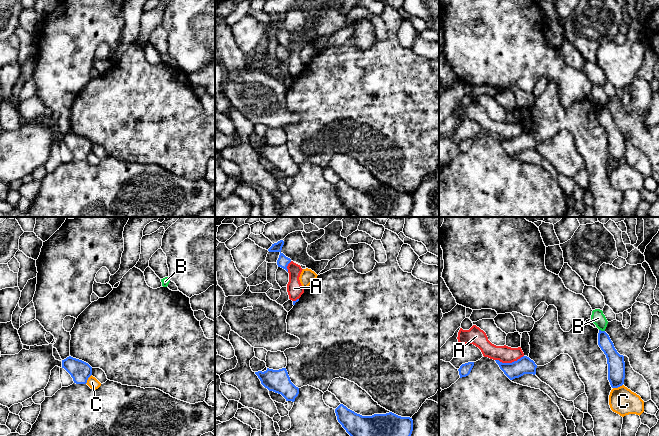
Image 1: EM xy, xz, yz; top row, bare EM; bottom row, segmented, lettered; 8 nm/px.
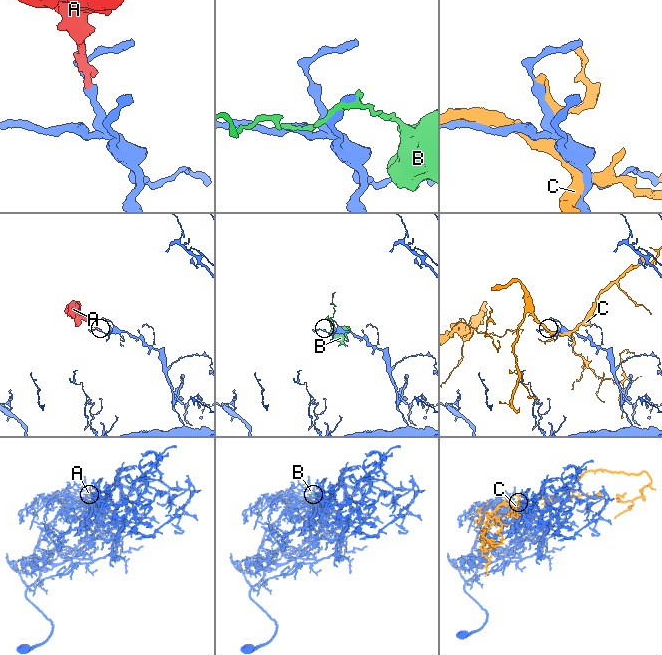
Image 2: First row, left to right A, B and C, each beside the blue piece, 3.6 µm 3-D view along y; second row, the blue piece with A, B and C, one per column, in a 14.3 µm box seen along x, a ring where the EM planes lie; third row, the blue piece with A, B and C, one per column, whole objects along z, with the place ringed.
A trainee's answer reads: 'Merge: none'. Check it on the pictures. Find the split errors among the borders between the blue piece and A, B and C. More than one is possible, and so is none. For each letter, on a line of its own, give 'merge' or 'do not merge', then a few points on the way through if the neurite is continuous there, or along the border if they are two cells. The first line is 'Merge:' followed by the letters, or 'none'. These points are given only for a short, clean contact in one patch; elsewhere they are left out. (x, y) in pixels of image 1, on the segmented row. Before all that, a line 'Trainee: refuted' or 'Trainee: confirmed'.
Trainee: confirmed
Merge: none
A: do not merge; border along yz (523, 355), (511, 362), (495, 360)
B: do not merge
C: do not merge

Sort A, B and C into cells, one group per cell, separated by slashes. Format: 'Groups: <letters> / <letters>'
Groups: A / B / C

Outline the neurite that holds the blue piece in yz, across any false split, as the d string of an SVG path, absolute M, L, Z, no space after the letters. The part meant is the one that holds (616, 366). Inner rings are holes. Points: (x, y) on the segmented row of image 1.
M599 330L598 345L607 358L608 380L611 387L618 388L622 386L625 379L624 356L617 352L609 335L605 331Z

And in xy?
M71 356L62 360L62 368L71 375L76 384L86 384L92 375L92 367L88 363Z

